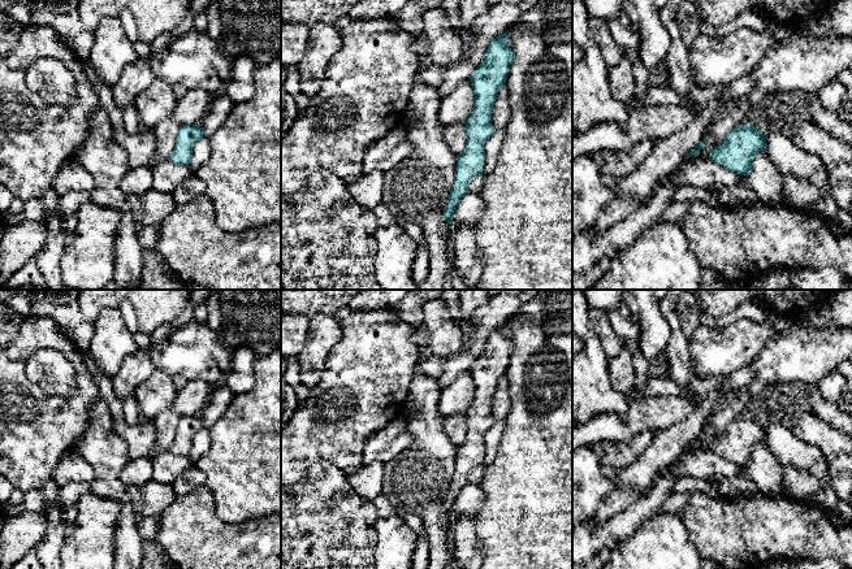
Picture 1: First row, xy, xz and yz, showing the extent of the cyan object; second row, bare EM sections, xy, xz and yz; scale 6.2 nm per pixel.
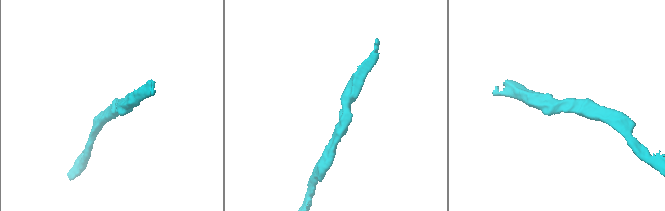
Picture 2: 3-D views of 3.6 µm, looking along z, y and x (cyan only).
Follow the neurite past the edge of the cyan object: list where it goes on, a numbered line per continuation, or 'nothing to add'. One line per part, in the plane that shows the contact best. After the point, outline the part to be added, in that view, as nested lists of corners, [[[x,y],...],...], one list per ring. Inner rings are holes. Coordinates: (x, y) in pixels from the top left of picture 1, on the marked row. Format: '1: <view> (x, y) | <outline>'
nothing to add

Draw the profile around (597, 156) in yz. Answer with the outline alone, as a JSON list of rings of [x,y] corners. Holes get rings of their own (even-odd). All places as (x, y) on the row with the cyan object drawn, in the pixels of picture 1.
[[[597,151],[594,152],[592,156],[591,156],[596,162],[597,165],[600,166],[601,169],[601,177],[602,177],[602,181],[607,184],[607,186],[611,186],[617,178],[606,174],[602,168],[604,168],[604,164],[605,164],[605,157],[604,157],[604,153],[602,151]]]

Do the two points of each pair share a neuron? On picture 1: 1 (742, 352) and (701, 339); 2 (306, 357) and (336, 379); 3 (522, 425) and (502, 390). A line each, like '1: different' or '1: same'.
1: same
2: different
3: different

